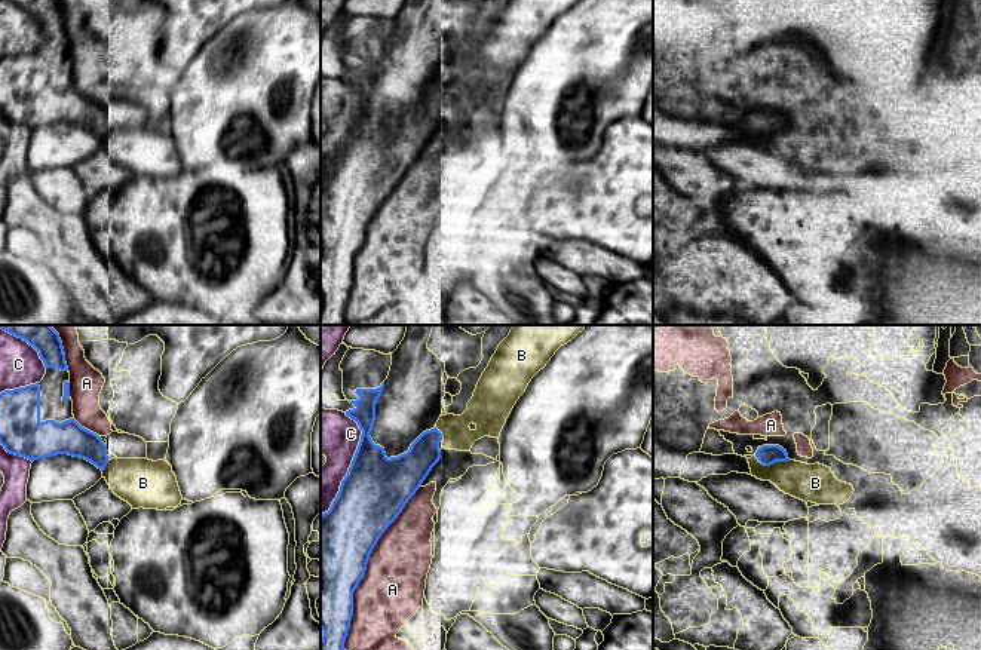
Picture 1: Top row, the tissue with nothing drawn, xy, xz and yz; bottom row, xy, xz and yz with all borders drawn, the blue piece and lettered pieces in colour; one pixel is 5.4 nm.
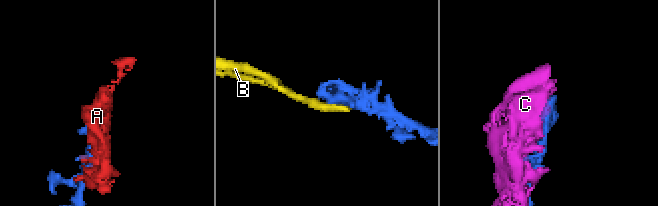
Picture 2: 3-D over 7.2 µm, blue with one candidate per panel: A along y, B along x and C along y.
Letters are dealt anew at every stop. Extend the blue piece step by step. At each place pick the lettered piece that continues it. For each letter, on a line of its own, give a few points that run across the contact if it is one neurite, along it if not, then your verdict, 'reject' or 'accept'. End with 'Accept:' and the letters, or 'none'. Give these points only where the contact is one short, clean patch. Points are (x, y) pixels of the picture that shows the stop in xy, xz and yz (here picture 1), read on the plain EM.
A: reject
B: reject
C: reject
Accept: none

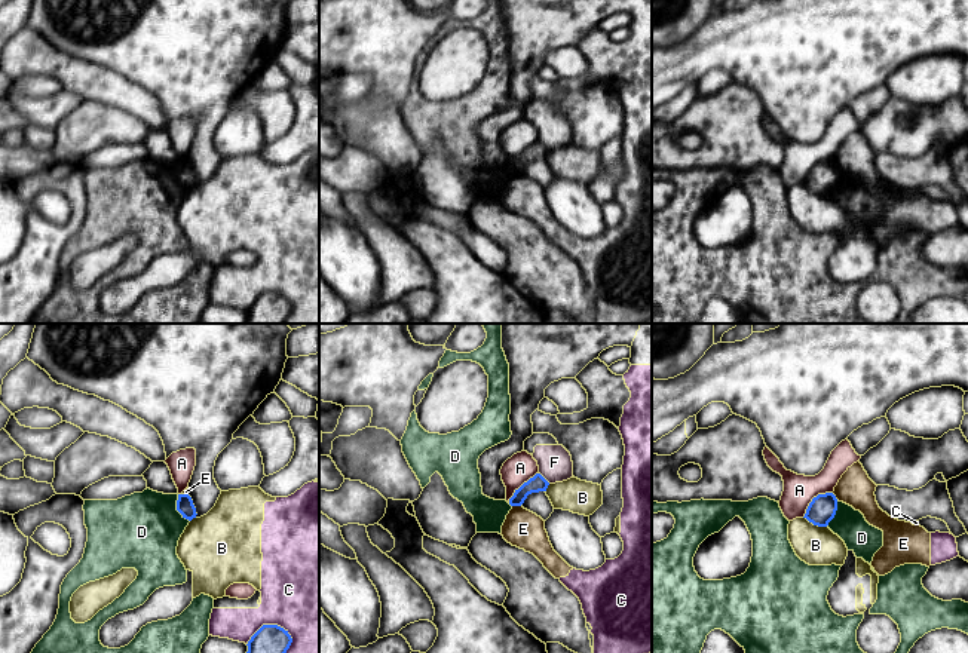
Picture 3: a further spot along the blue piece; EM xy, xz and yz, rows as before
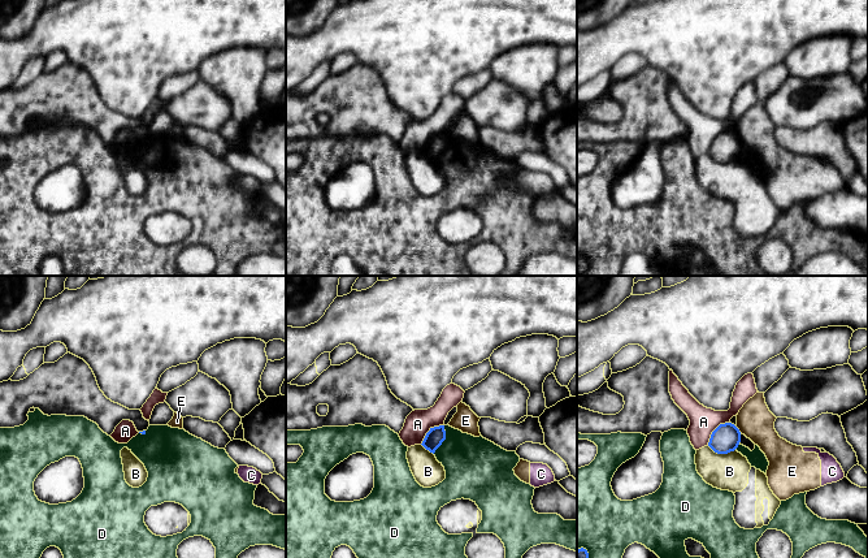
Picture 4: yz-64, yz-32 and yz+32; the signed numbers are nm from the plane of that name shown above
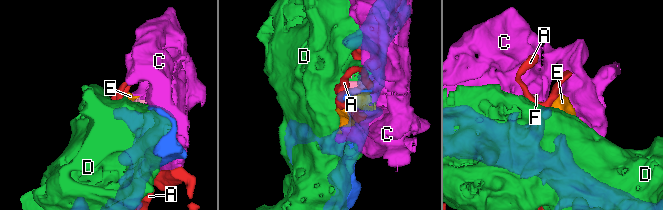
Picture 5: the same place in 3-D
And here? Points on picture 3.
A: reject
B: reject
C: reject
D: reject
E: xz (512, 172), (520, 174) | reject
F: xz (539, 140), (550, 150) | reject
Accept: none

